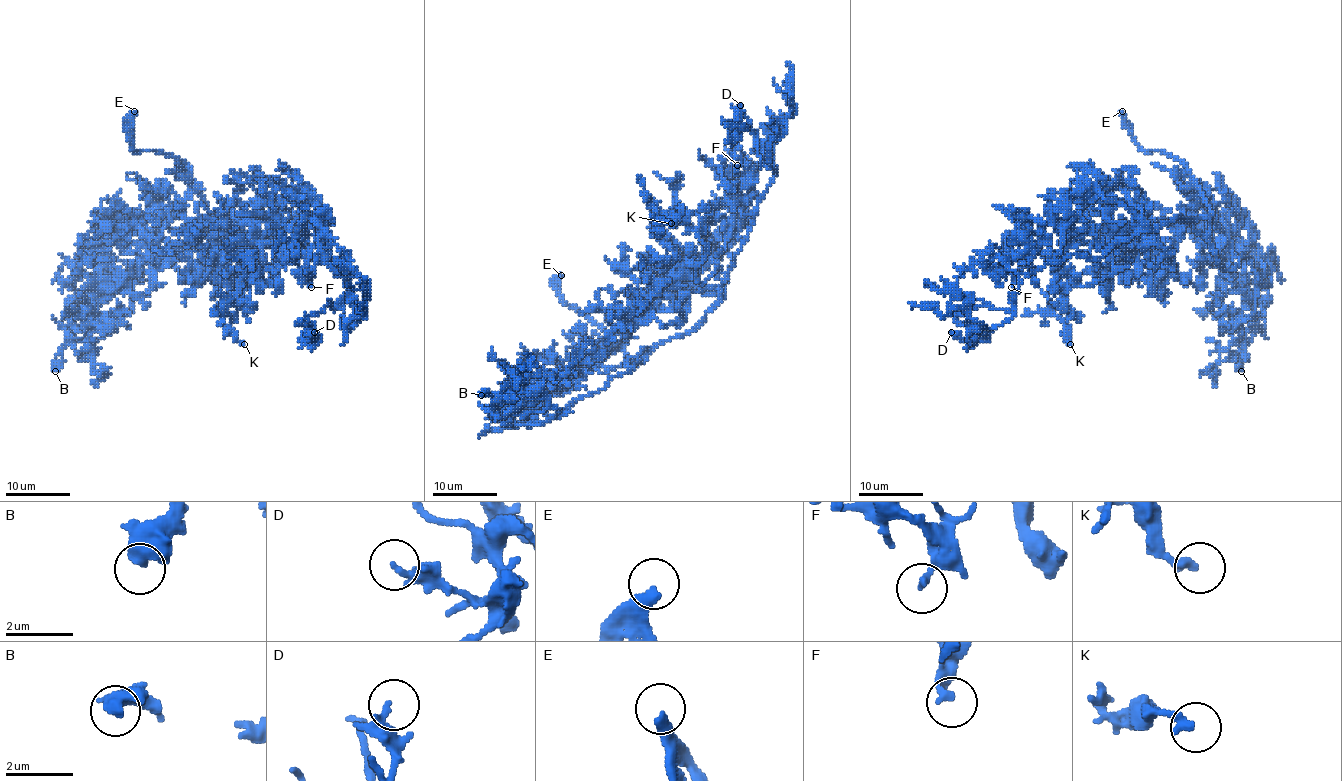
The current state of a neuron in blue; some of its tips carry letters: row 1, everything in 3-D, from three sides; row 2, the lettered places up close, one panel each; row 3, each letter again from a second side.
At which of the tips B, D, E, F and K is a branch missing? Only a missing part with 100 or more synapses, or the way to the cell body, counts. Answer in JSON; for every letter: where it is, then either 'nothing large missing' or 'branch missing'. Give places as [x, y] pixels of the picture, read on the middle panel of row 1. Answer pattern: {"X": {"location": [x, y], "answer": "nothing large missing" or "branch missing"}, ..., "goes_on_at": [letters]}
{"B": {"location": [481, 395], "answer": "nothing large missing"}, "D": {"location": [740, 105], "answer": "nothing large missing"}, "E": {"location": [561, 275], "answer": "branch missing"}, "F": {"location": [737, 165], "answer": "nothing large missing"}, "K": {"location": [671, 223], "answer": "nothing large missing"}, "goes_on_at": ["E"]}

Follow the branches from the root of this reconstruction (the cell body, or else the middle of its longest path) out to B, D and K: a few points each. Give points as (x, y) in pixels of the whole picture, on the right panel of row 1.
B: (1188, 219), (1209, 221), (1225, 269), (1245, 256), (1256, 276), (1264, 328), (1240, 349), (1241, 371)
D: (1188, 219), (1021, 274), (1010, 310), (976, 307), (956, 316), (971, 337), (951, 332)
K: (1188, 219), (1117, 239), (1130, 263), (1107, 277), (1060, 284), (1065, 298), (1050, 311), (1070, 344)

